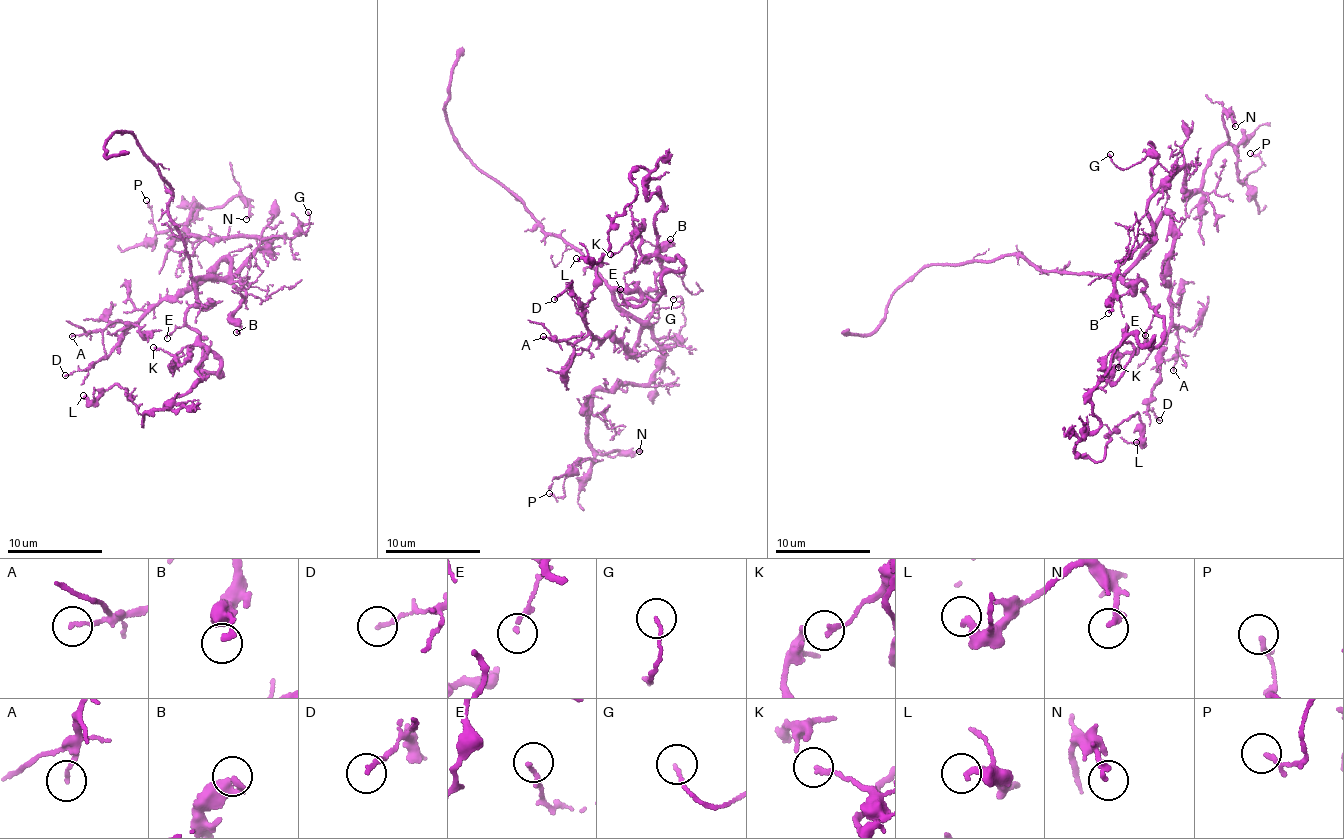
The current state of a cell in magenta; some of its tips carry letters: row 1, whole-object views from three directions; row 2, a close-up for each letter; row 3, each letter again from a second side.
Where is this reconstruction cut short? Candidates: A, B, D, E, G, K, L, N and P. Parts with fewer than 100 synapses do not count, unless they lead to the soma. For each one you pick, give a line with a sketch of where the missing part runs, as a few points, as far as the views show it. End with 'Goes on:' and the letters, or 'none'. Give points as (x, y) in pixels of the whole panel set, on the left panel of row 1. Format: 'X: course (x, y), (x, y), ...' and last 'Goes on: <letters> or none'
Goes on: none

